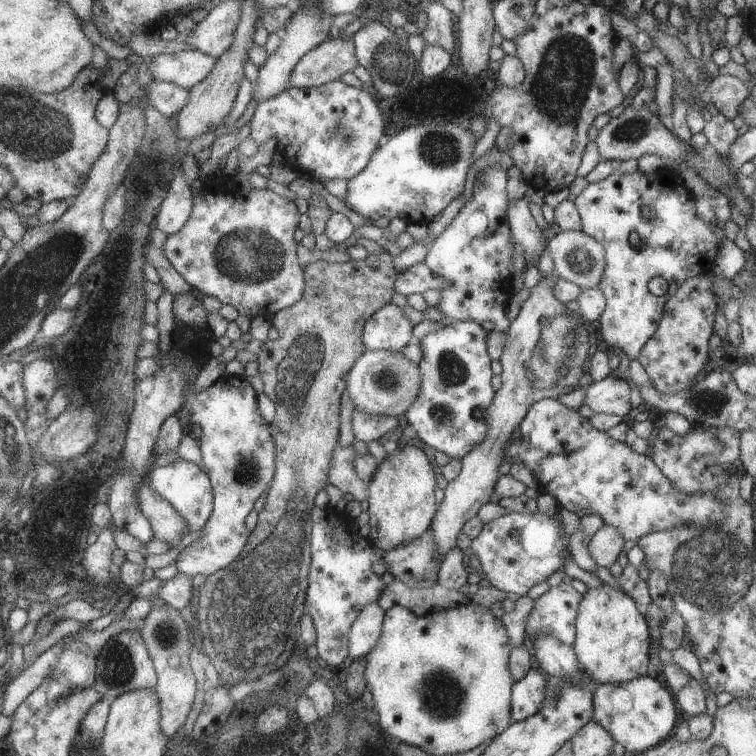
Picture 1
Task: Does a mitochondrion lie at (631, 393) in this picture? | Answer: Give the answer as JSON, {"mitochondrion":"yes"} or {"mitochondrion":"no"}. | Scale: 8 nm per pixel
{"mitochondrion":"no"}

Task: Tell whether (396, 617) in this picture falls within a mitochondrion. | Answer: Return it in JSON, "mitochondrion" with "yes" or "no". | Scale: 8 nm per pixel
{"mitochondrion":"no"}

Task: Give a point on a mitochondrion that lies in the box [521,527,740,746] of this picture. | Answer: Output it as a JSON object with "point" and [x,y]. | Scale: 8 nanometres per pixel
{"point":[556,697]}

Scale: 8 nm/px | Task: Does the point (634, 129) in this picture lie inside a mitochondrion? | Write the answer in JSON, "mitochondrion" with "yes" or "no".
{"mitochondrion":"yes"}

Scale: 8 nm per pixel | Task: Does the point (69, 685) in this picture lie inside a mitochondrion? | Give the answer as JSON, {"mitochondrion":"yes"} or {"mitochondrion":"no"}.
{"mitochondrion":"no"}

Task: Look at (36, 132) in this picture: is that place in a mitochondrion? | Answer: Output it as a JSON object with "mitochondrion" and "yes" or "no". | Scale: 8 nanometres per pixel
{"mitochondrion":"yes"}

